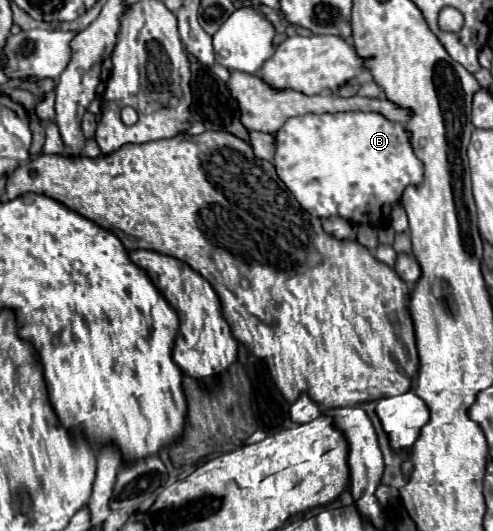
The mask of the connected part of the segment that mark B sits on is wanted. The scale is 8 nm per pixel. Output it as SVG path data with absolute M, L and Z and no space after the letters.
M324 113L288 119L276 133L274 167L278 177L296 197L296 201L312 215L326 219L340 215L352 223L368 223L382 227L388 223L392 205L402 197L408 185L418 185L424 175L420 159L408 145L408 131L402 123L392 123L378 113Z

